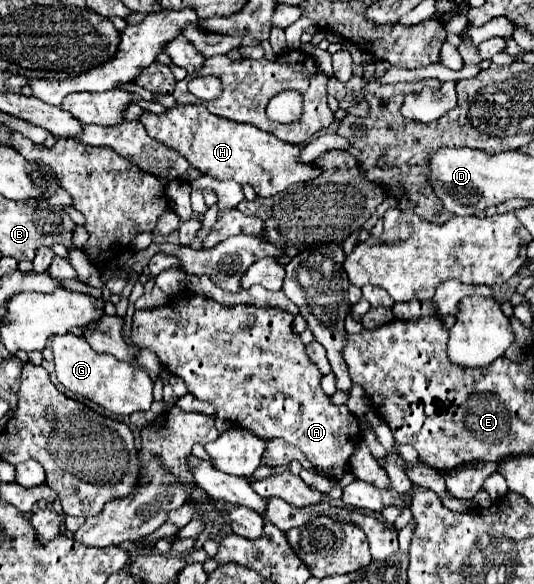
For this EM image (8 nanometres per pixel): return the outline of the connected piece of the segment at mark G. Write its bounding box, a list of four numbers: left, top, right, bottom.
[52,334,154,416]

